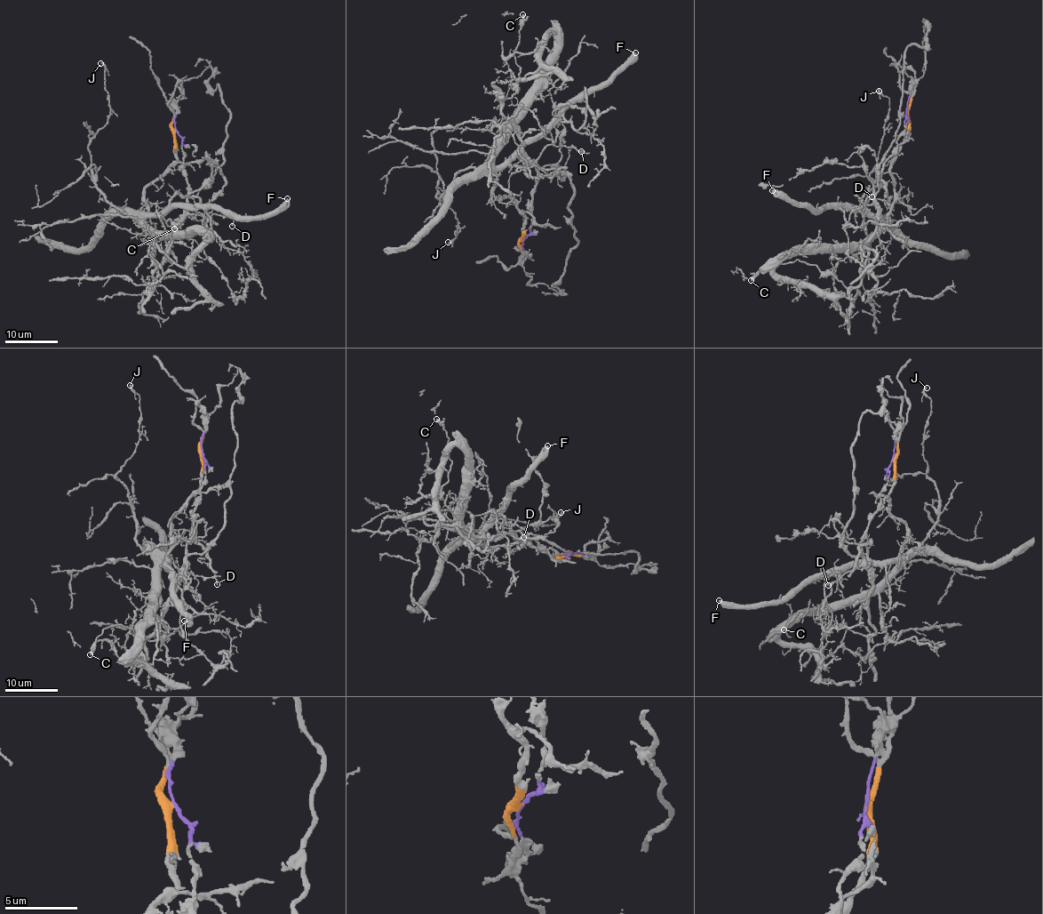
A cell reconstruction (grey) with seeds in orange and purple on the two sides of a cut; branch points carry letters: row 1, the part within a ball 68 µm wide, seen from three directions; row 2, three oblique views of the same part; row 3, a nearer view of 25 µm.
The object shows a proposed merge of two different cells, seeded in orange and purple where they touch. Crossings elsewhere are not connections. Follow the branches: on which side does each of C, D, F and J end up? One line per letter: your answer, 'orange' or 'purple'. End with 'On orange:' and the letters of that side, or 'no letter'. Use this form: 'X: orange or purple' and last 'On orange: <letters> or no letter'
C: purple
D: orange
F: orange
J: orange
On orange: D, F, J

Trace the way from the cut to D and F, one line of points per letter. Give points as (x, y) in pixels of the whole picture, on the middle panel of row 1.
D: (523, 239), (523, 216), (513, 200), (494, 196), (497, 173), (525, 144), (541, 136), (556, 146), (581, 151)
F: (523, 239), (523, 216), (513, 200), (494, 196), (497, 173), (635, 52)

